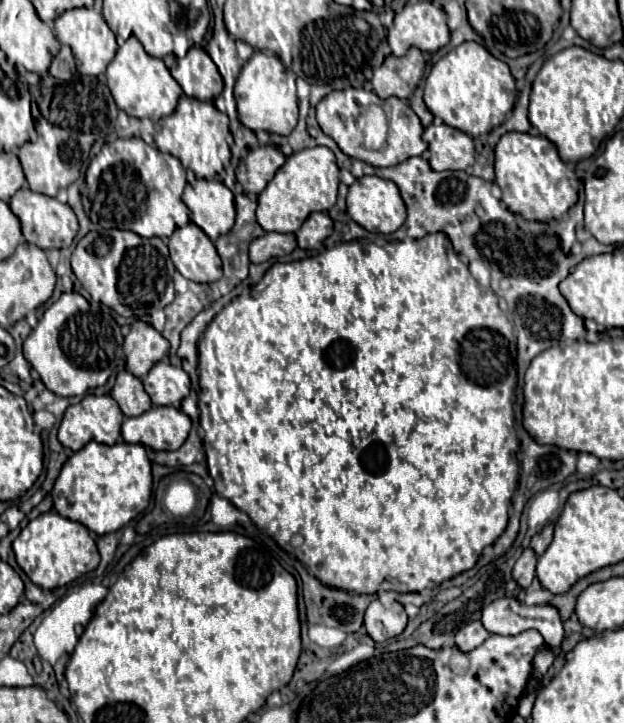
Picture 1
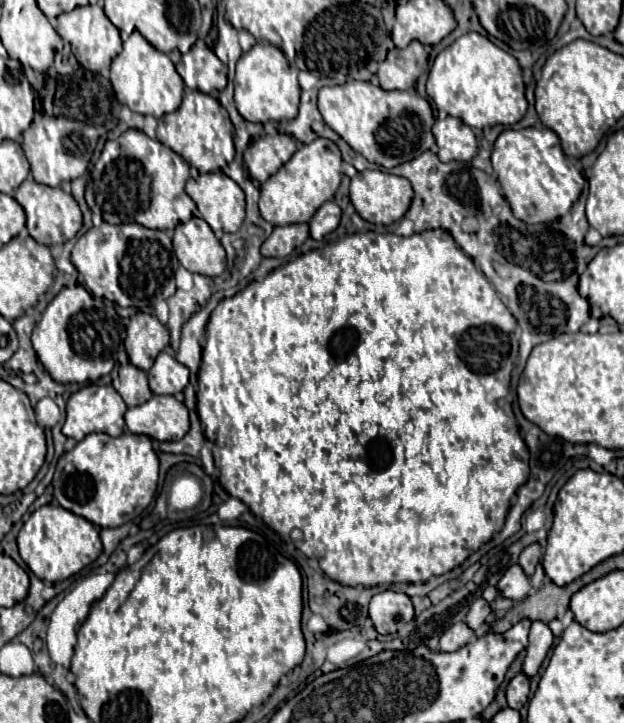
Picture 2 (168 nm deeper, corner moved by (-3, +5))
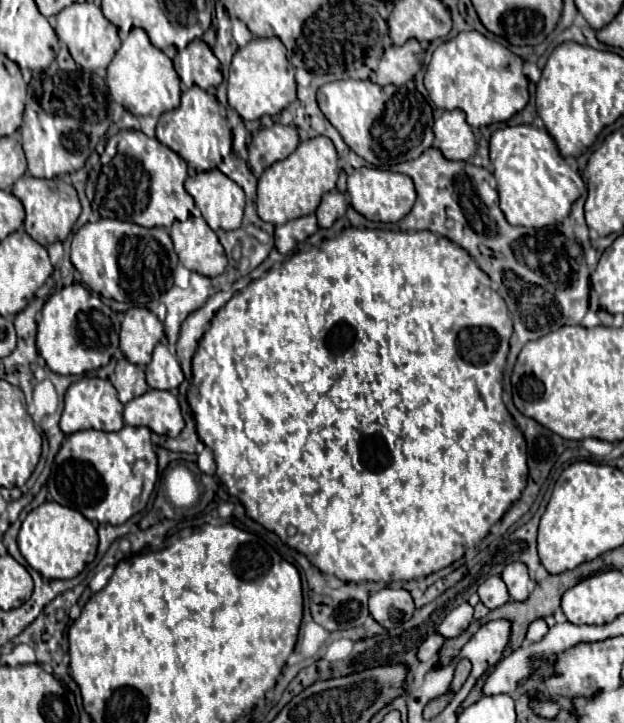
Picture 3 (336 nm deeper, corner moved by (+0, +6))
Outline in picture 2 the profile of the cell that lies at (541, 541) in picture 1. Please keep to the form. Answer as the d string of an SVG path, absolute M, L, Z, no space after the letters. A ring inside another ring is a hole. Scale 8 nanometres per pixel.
M534 542L528 548L524 548L524 552L520 554L520 566L524 566L524 572L528 576L534 574L534 568L540 562L540 558L542 558L542 544Z

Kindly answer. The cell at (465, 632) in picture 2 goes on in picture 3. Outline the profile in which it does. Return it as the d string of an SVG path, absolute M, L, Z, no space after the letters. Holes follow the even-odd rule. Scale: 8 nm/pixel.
M429 635L429 637L427 637L427 639L417 647L417 659L423 661L423 663L427 663L427 661L435 663L435 661L437 661L437 653L439 653L443 641L445 641L443 637Z

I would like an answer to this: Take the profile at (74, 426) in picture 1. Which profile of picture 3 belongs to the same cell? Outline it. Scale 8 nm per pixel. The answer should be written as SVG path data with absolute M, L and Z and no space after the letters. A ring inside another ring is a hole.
M83 377L81 381L71 383L65 393L65 407L59 421L59 427L65 435L83 429L101 429L101 431L119 431L125 425L123 421L123 403L117 399L117 391L109 379Z

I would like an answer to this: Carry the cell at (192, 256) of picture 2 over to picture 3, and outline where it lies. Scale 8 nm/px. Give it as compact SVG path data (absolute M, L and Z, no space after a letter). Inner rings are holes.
M189 217L171 225L171 239L179 261L205 277L217 277L225 271L227 257L215 231L203 217Z

